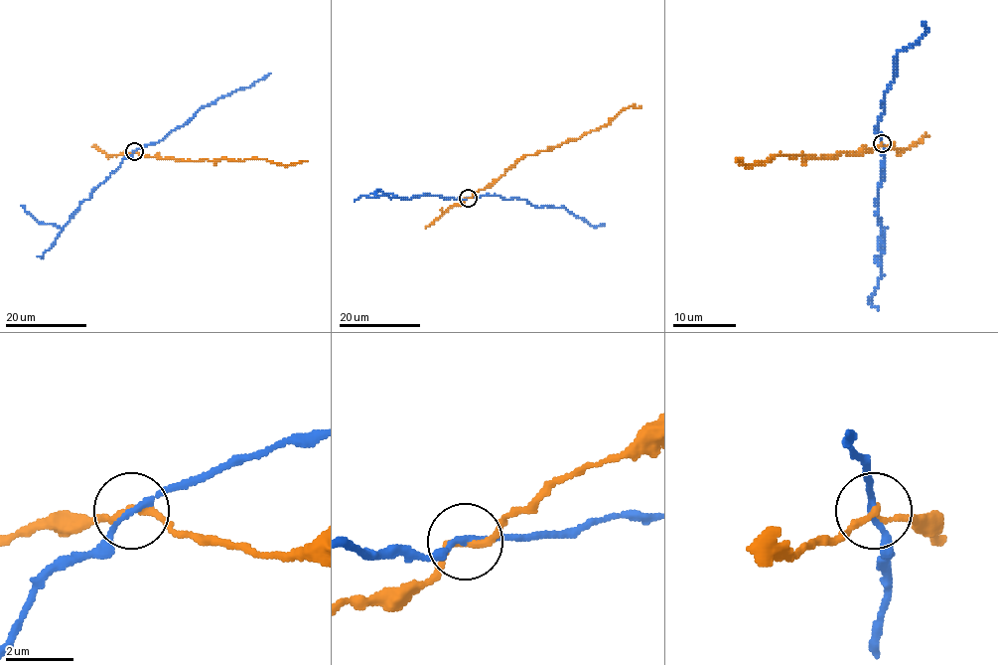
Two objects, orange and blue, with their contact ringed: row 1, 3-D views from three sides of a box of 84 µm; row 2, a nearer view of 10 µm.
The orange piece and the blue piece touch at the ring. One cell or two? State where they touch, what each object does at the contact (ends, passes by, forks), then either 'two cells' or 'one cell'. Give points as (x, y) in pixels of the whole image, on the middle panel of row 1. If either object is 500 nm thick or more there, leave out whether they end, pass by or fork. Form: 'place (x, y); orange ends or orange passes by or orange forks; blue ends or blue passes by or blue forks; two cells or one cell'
place (468, 198); orange passes by; blue passes by; two cells

